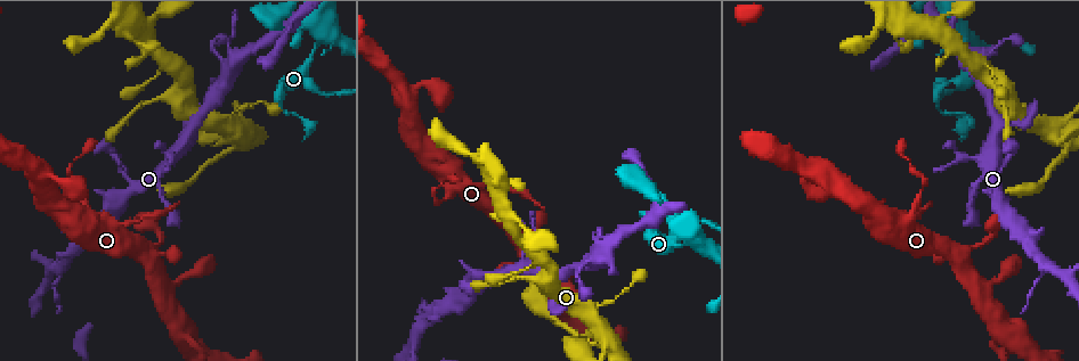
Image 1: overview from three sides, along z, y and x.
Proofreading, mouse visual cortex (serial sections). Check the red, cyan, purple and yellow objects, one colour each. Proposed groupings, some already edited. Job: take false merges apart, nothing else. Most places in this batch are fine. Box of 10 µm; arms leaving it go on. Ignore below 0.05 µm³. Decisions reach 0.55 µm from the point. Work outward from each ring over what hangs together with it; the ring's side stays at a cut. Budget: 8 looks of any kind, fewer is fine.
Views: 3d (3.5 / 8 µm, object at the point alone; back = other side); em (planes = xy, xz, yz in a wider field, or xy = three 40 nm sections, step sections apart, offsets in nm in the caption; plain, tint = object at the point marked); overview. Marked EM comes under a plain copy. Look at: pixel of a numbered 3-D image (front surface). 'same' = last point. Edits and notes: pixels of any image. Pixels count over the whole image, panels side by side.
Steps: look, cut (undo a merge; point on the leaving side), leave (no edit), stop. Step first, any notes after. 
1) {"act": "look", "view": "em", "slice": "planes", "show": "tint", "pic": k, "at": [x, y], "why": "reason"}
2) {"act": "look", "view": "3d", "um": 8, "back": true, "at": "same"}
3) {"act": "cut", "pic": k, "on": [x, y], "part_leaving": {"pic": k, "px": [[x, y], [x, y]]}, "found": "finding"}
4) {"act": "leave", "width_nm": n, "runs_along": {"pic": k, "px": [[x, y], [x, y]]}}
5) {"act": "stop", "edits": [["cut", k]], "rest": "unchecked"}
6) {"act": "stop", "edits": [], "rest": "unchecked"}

{"act": "look", "view": "3d", "um": 3.5, "pic": 1, "at": [436, 170]}

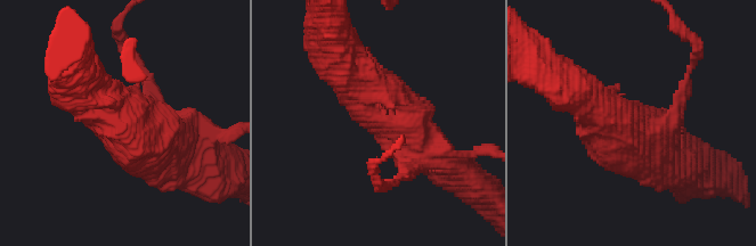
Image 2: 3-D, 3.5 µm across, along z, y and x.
{"act": "look", "view": "em", "slice": "planes", "show": "tint", "pic": 2, "at": [633, 133], "why": "now the EM"}

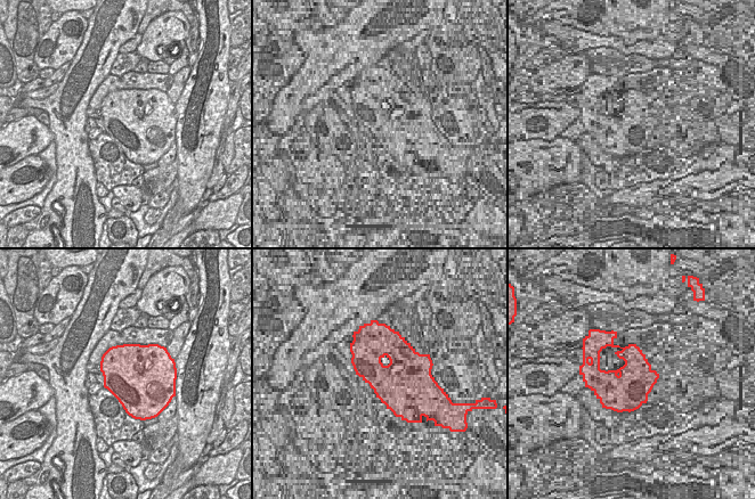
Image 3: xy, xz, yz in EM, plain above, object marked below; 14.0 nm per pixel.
{"act": "leave", "found": "continuous, no second cell"}

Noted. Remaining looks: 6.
{"act": "look", "view": "3d", "um": 3.5, "pic": 1, "at": [236, 61], "why": "sharp bend"}

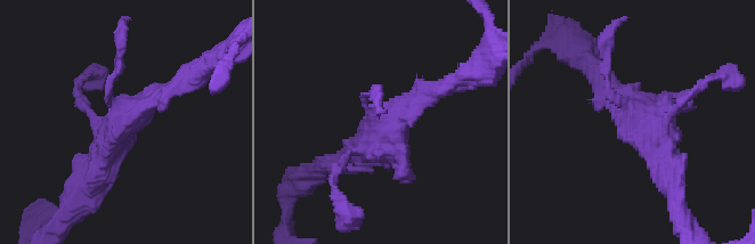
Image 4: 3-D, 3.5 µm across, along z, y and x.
{"act": "look", "view": "em", "slice": "xy", "step": 1, "show": "tint", "pic": 4, "at": [123, 125], "why": "now the EM"}

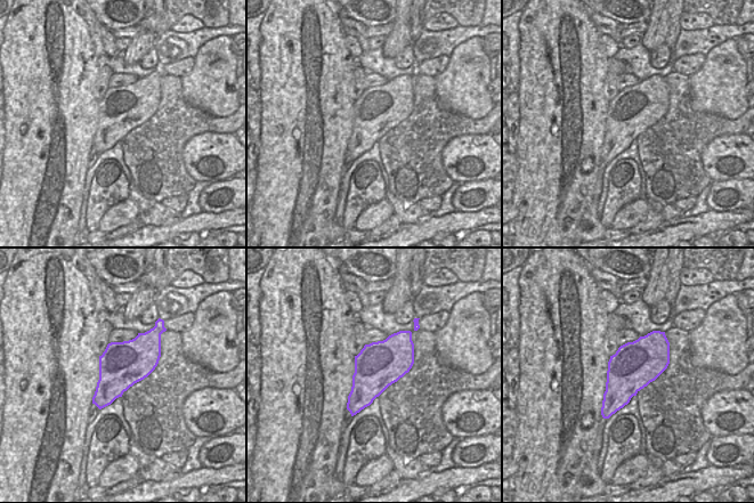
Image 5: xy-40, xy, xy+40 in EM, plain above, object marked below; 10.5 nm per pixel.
{"act": "look", "view": "em", "slice": "xy", "step": 2, "show": "tint", "at": "same", "why": "cut it another way"}

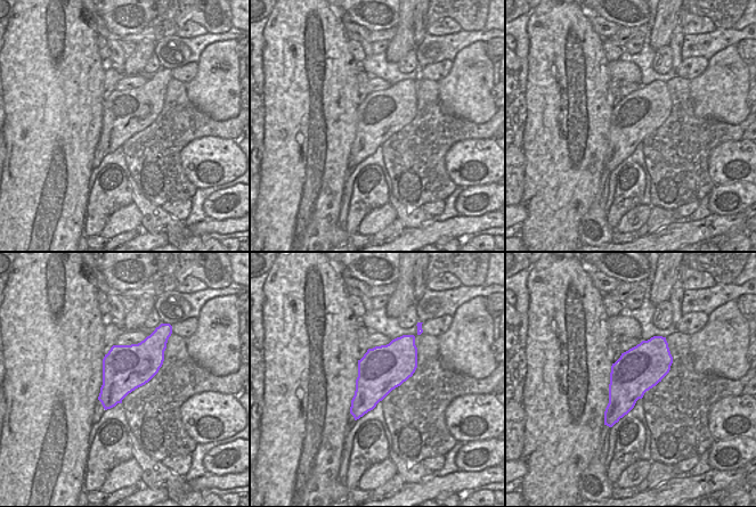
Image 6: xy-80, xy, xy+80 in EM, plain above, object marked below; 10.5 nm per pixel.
{"act": "leave", "found": "continuous, no second cell"}

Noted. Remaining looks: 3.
{"act": "look", "view": "3d", "um": 3.5, "pic": 1, "at": [240, 143], "why": "four or more arms meet"}

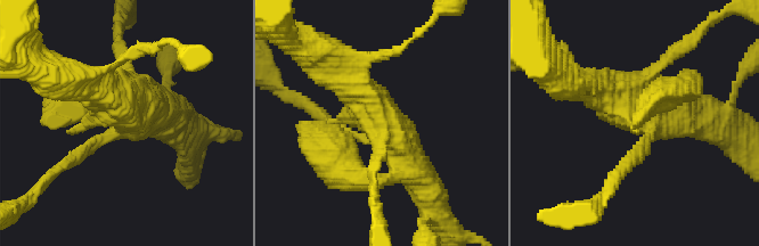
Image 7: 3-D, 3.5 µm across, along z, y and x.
{"act": "look", "view": "em", "slice": "xy", "step": 2, "show": "tint", "pic": 7, "at": [646, 123], "why": "need the tissue"}

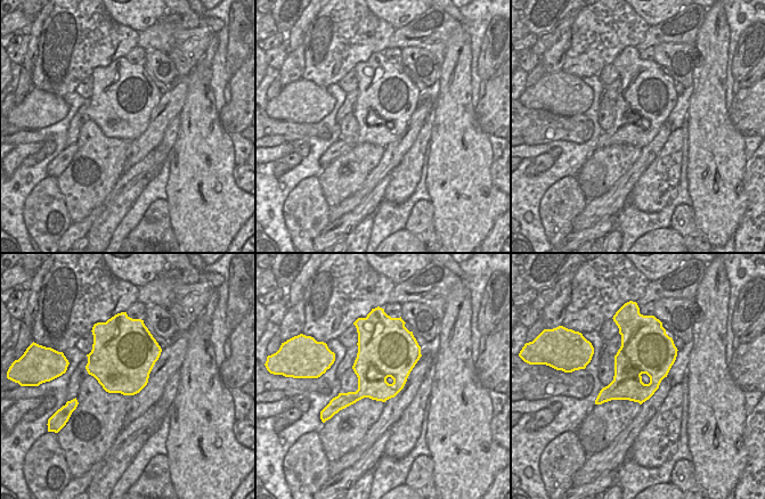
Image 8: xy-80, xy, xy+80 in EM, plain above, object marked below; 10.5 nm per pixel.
{"act": "look", "view": "em", "slice": "xy", "step": 1, "show": "tint", "at": "same"}

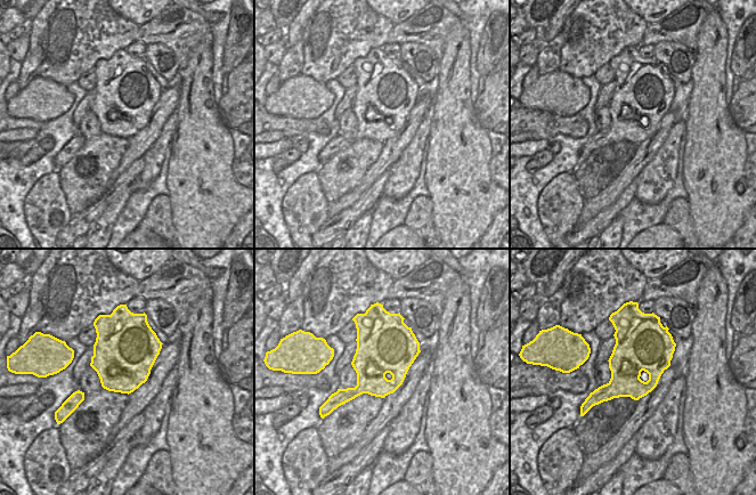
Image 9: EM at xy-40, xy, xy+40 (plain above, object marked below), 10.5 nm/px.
{"act": "leave", "width_nm": 600, "runs_along": {"pic": 7, "px": [[576, 87], [620, 93], [649, 129], [641, 149]]}, "found": "all the same cell"}

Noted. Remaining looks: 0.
{"act": "stop", "edits": [], "rest": "unchecked"}

